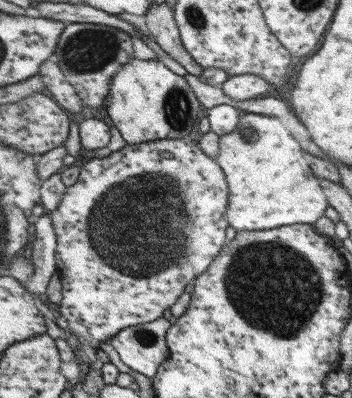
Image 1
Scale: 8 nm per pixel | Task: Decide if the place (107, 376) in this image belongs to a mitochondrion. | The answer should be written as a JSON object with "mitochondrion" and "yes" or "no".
{"mitochondrion":"no"}

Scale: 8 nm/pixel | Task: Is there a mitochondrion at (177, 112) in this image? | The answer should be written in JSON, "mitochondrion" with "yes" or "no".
{"mitochondrion":"yes"}

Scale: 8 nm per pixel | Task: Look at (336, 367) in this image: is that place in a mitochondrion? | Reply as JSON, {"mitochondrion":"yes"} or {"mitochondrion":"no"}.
{"mitochondrion":"no"}

